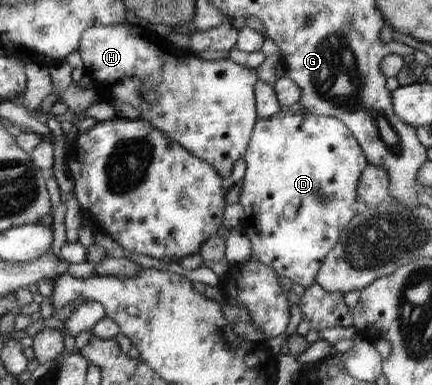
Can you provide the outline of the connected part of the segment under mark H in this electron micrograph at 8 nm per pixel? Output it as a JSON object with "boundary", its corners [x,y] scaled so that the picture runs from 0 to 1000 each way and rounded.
{"boundary":[[[225,62],[197,75],[181,125],[194,197],[206,197],[234,257],[257,270],[299,270],[322,286],[322,306],[433,384],[447,403],[488,423],[512,455],[532,462],[539,431],[560,418],[600,312],[593,283],[597,182],[539,153],[472,156],[433,127],[407,122],[387,99],[333,65]]]}

